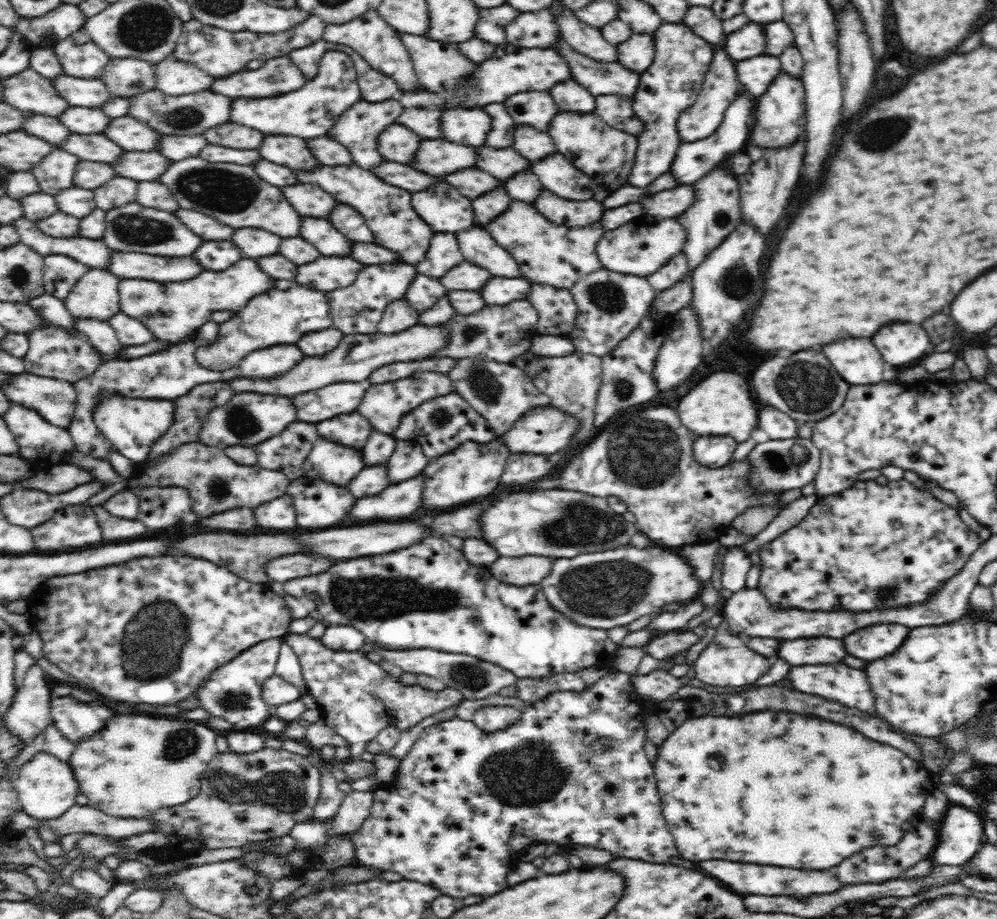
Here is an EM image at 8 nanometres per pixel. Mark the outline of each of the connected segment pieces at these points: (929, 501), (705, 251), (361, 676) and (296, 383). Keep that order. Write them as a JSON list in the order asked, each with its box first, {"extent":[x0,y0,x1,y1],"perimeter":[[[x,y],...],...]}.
[{"extent":[757,479,981,613],"perimeter":[[[876,479],[856,480],[854,484],[838,494],[822,495],[814,497],[815,503],[810,507],[809,513],[790,530],[774,538],[772,542],[765,544],[760,550],[761,575],[757,589],[767,598],[773,608],[797,608],[798,610],[818,610],[822,612],[850,611],[852,613],[870,612],[885,608],[909,607],[926,602],[935,595],[944,583],[956,576],[962,567],[968,562],[970,555],[978,548],[981,540],[978,532],[972,531],[970,526],[962,520],[958,511],[934,497],[930,491],[917,489],[906,479],[889,481],[887,485],[879,485]]]},{"extent":[677,160,741,271],"perimeter":[[[728,160],[714,167],[709,174],[694,186],[694,203],[677,216],[677,221],[686,231],[686,242],[682,252],[686,255],[688,268],[693,271],[725,238],[741,224],[741,191],[736,176],[728,166]]]},{"extent":[283,633,464,760],"perimeter":[[[289,633],[284,637],[283,642],[288,644],[298,657],[304,681],[308,685],[308,692],[318,701],[322,719],[335,734],[340,734],[349,742],[350,758],[354,760],[360,759],[360,755],[366,750],[366,744],[374,740],[380,730],[390,726],[399,728],[401,731],[408,730],[412,726],[420,725],[424,719],[436,713],[458,706],[464,700],[461,692],[449,687],[442,691],[434,691],[418,685],[405,686],[400,683],[399,678],[390,676],[376,662],[371,662],[367,654],[358,651],[331,650],[330,647],[323,646],[319,638]]]},{"extent":[230,324,447,396],"perimeter":[[[418,324],[408,330],[396,334],[365,334],[344,335],[338,346],[324,356],[306,356],[302,362],[298,362],[292,370],[288,370],[282,376],[276,378],[238,378],[232,380],[230,386],[234,392],[258,392],[258,394],[280,394],[280,396],[296,396],[302,392],[318,390],[322,386],[334,384],[334,382],[360,382],[367,380],[371,372],[381,366],[392,362],[420,361],[434,353],[437,353],[447,343],[447,328],[445,324],[426,326]]]}]

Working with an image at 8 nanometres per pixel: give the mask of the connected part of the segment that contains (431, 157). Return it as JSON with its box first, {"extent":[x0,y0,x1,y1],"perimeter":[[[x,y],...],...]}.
{"extent":[409,140,476,176],"perimeter":[[[422,140],[409,166],[430,176],[444,176],[470,168],[474,162],[476,150],[470,146],[458,146],[446,140]]]}

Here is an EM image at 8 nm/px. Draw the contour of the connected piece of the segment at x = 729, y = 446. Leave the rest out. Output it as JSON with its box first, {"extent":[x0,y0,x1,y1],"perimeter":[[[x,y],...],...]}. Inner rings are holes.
{"extent":[694,436,738,467],"perimeter":[[[701,436],[694,440],[694,459],[707,467],[722,467],[729,463],[738,441],[730,436]]]}

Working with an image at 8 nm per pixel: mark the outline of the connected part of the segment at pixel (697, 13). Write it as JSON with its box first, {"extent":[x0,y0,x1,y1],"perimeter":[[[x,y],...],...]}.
{"extent":[683,5,725,44],"perimeter":[[[689,5],[683,23],[706,42],[718,44],[725,35],[722,30],[722,21],[714,14],[711,7]]]}

